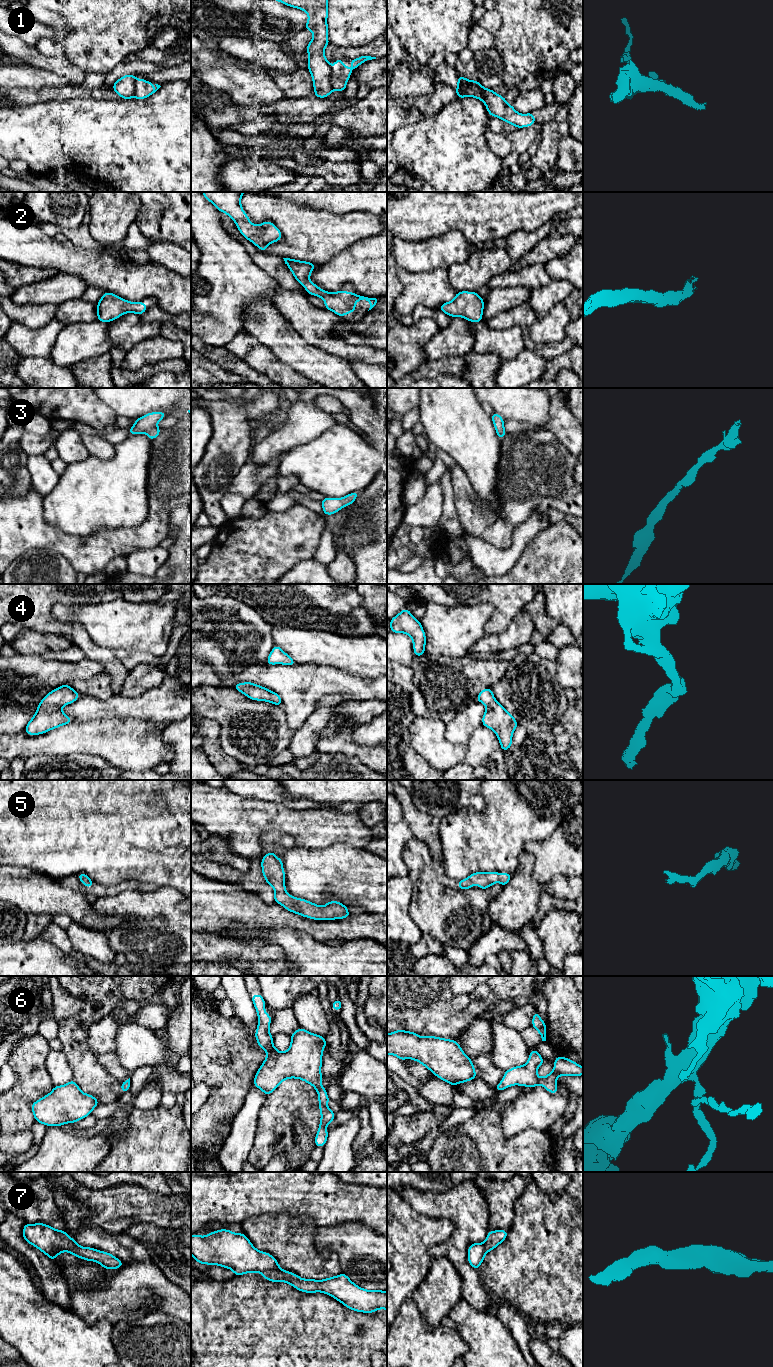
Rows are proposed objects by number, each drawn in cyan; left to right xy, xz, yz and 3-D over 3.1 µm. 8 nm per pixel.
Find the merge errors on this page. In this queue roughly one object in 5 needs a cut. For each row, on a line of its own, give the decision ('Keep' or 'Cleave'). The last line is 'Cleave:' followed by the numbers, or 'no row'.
1: Cleave
2: Keep
3: Keep
4: Keep
5: Keep
6: Keep
7: Keep
Cleave: 1

